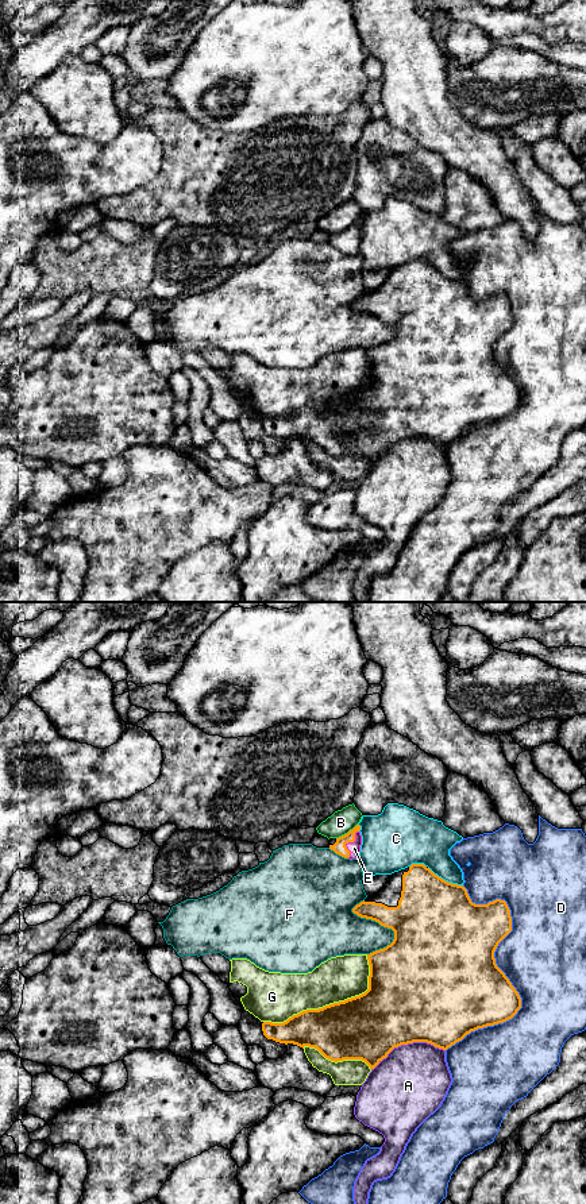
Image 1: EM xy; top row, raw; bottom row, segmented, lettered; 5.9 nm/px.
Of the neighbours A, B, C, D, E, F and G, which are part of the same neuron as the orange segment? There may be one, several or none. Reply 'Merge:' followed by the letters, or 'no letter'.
Merge: E

